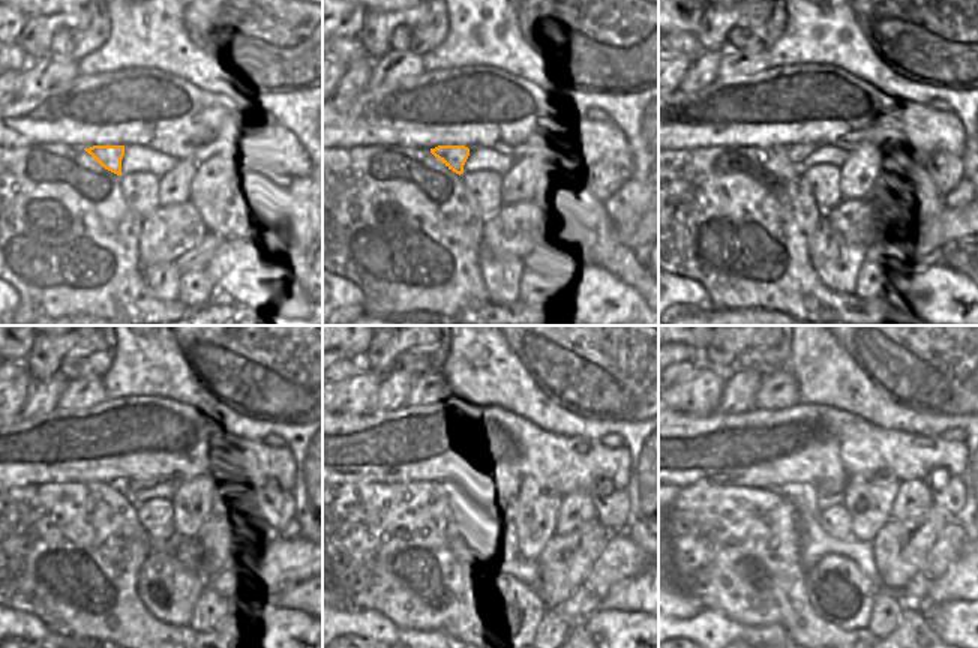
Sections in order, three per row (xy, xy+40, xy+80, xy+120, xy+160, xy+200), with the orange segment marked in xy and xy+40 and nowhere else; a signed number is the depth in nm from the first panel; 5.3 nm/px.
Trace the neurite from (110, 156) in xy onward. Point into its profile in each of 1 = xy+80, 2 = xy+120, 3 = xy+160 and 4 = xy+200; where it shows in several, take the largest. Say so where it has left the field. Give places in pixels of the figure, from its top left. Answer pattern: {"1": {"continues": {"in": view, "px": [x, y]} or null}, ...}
{"1": {"continues": {"in": "xy+80", "px": [795, 155]}}, "2": {"continues": {"in": "xy+120", "px": [128, 488]}}, "3": {"continues": {"in": "xy+160", "px": [474, 488]}}, "4": {"continues": {"in": "xy+200", "px": [837, 486]}}}

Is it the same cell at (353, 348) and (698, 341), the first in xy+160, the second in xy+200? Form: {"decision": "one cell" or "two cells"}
{"decision": "one cell"}

